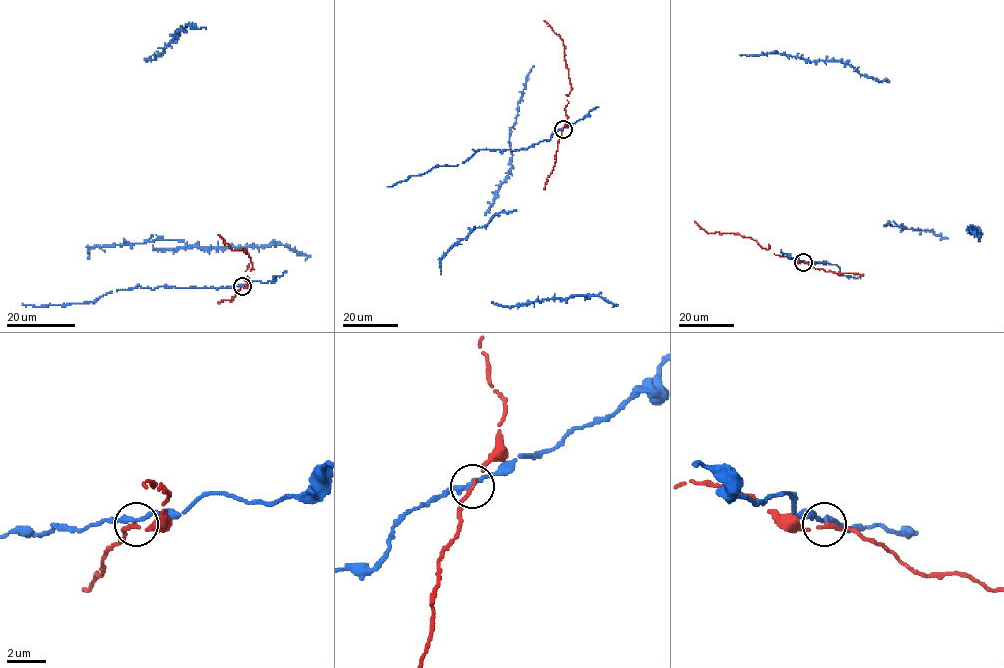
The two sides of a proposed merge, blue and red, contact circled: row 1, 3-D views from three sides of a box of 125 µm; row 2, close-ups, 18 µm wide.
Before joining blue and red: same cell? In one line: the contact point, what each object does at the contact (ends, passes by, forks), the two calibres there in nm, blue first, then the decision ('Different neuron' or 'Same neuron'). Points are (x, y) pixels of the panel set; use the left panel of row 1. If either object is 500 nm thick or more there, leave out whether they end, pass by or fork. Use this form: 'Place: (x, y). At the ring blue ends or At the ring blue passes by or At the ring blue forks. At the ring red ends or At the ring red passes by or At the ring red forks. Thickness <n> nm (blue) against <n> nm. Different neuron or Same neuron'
Place: (242, 286). At the ring blue passes by. At the ring red passes by. Thickness 260 nm (blue) against 180 nm. Different neuron

